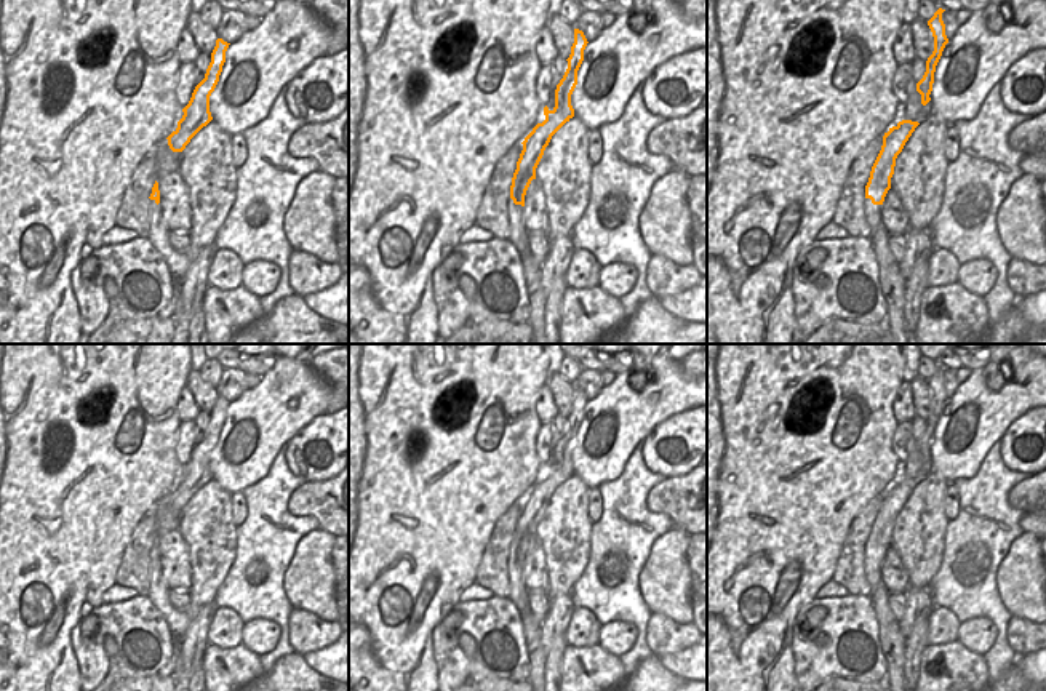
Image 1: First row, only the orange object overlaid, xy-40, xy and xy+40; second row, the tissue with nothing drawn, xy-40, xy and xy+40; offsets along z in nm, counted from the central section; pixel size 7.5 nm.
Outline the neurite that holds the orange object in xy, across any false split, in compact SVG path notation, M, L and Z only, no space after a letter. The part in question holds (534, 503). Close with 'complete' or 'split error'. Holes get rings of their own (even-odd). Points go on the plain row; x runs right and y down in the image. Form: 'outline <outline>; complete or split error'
outline M574 387L574 401L566 417L568 427L555 448L555 465L544 465L545 478L525 496L523 509L512 536L507 574L509 598L518 613L528 613L529 590L523 581L525 553L533 537L545 552L549 569L549 598L571 593L582 576L590 555L589 488L574 473L571 453L577 443L577 429L584 419L587 397Z; split error

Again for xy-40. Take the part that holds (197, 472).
outline M222 397L216 398L205 437L182 467L178 486L166 496L170 507L181 512L179 531L190 552L190 605L184 611L176 609L168 598L170 589L162 577L157 539L149 555L152 584L147 597L166 619L174 638L184 635L205 605L213 605L237 557L230 493L218 485L210 470L210 454L219 440L229 403Z; split error

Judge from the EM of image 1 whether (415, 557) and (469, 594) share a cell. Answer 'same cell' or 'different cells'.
different cells

